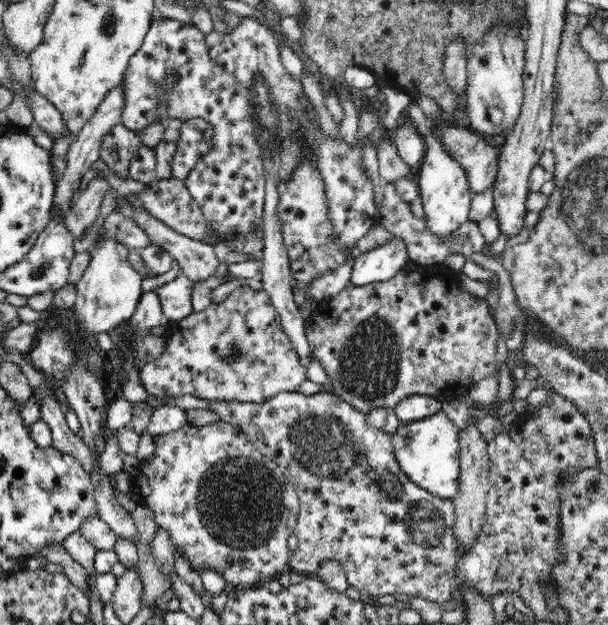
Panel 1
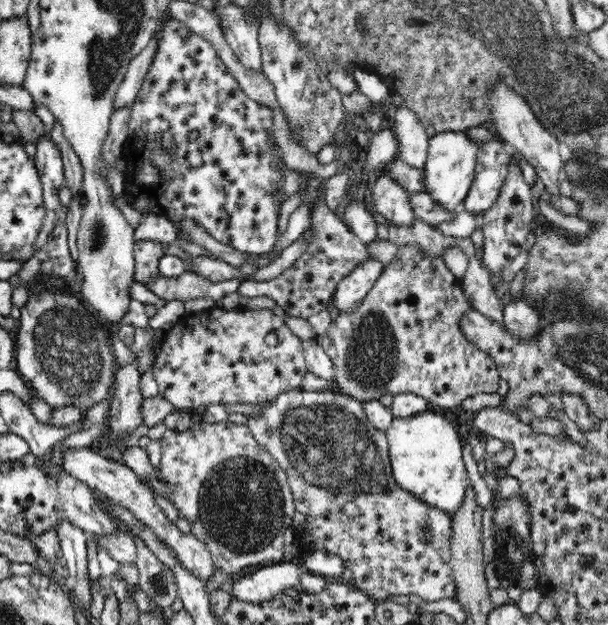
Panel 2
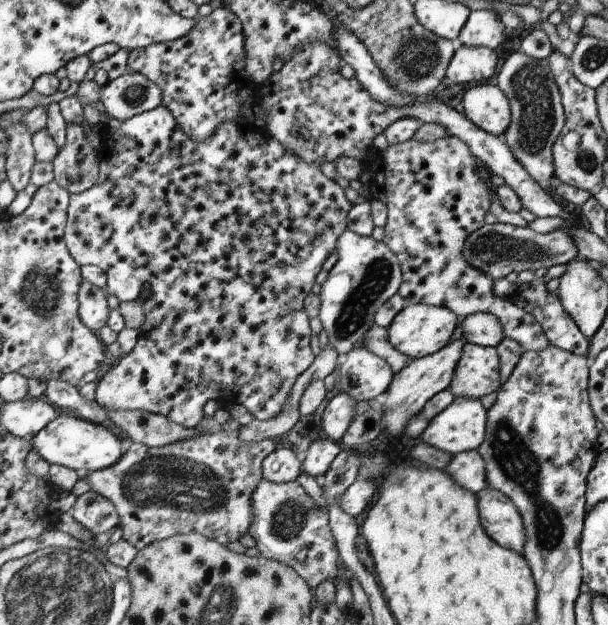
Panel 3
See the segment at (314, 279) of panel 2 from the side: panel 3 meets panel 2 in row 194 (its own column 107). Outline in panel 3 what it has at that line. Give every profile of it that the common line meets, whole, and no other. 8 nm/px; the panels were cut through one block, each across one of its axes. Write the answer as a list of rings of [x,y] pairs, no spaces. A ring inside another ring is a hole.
[[[86,280],[81,284],[81,319],[90,330],[98,333],[107,324],[111,308],[108,295],[100,287]]]

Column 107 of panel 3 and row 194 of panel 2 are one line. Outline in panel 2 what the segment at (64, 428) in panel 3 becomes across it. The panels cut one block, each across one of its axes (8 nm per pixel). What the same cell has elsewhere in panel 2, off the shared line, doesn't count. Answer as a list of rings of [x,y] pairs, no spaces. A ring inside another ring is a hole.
[[[446,131],[429,137],[428,154],[423,166],[423,186],[435,200],[435,204],[451,213],[461,209],[473,183],[475,171],[475,152],[478,142],[471,141],[465,131]]]

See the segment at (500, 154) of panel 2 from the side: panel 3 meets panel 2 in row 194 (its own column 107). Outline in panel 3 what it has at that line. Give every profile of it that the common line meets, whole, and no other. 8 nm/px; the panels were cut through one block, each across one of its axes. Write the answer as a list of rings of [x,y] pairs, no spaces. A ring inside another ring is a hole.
[[[206,415],[196,426],[199,431],[199,435],[194,435],[191,439],[176,441],[160,448],[130,442],[130,445],[126,448],[124,456],[118,459],[113,465],[110,465],[105,469],[86,474],[91,490],[96,491],[98,494],[101,494],[104,498],[107,498],[114,503],[120,520],[118,528],[122,530],[121,538],[137,547],[138,552],[142,551],[149,545],[152,545],[154,541],[161,541],[162,539],[167,539],[174,535],[185,535],[192,532],[205,535],[206,538],[214,539],[223,545],[228,544],[228,542],[239,540],[239,538],[249,529],[250,521],[252,521],[253,518],[252,496],[258,484],[260,484],[261,480],[264,478],[264,460],[266,456],[275,449],[275,440],[273,439],[243,441],[239,437],[241,426],[240,422],[232,416],[228,422],[222,424],[213,416]]]

